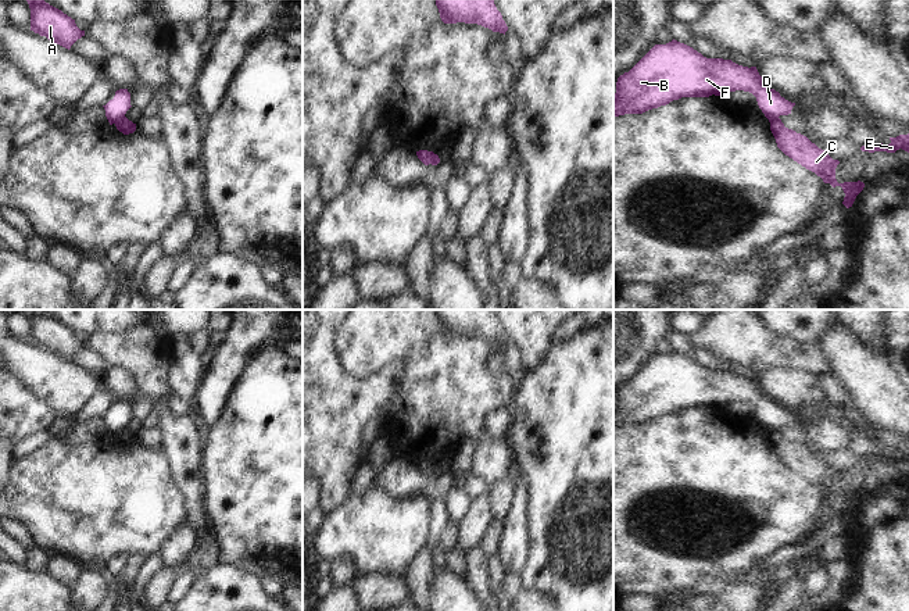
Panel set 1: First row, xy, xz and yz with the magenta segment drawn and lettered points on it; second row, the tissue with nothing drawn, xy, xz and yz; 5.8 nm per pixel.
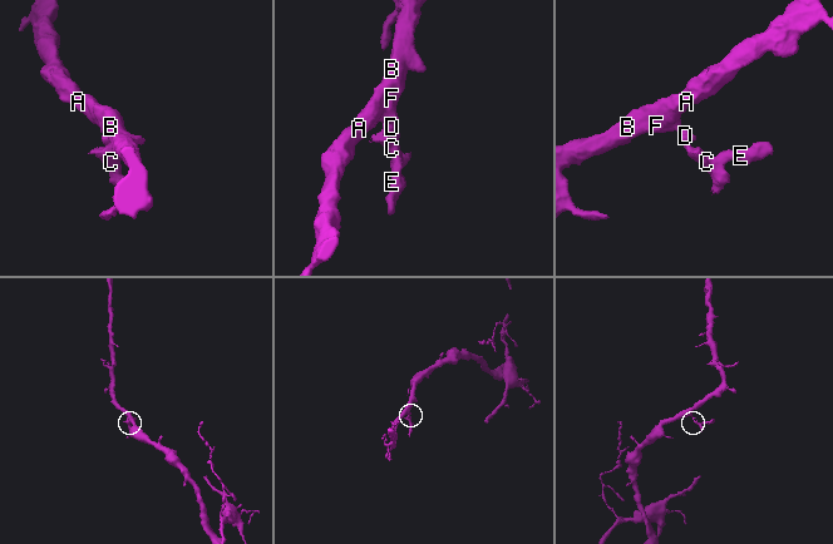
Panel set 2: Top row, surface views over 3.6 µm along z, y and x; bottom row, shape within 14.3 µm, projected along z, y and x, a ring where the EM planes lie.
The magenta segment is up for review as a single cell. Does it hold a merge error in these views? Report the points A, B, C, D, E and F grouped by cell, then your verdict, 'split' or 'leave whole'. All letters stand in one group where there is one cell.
A B D F / C E; split

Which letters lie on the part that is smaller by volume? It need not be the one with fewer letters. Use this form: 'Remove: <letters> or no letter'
Remove: C, E

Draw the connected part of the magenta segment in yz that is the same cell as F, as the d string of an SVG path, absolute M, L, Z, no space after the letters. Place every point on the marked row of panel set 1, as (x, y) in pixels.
M673 39L666 44L655 44L629 72L618 78L616 93L613 94L613 117L643 114L681 97L724 96L736 90L752 93L767 119L788 115L795 106L774 89L767 87L756 67L748 68L731 60L706 58L693 47Z

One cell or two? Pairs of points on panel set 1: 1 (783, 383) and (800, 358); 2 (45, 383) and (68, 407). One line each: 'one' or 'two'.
1: two
2: one

